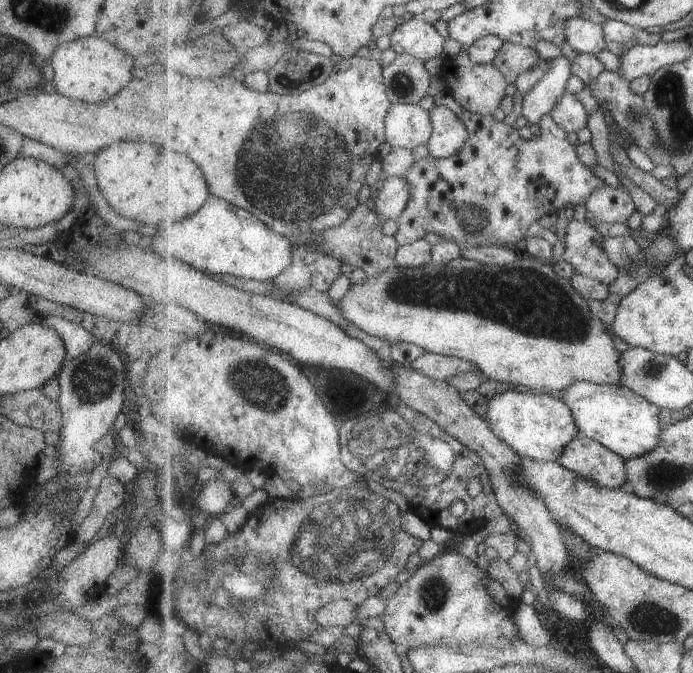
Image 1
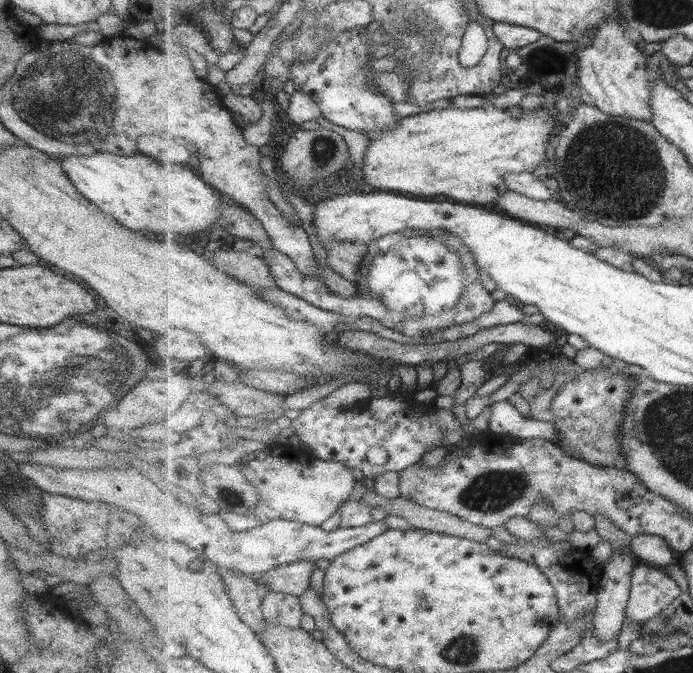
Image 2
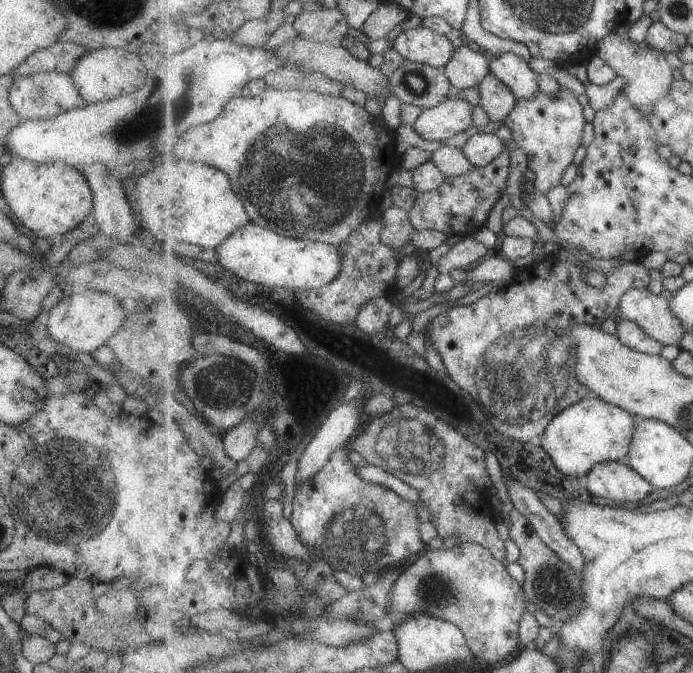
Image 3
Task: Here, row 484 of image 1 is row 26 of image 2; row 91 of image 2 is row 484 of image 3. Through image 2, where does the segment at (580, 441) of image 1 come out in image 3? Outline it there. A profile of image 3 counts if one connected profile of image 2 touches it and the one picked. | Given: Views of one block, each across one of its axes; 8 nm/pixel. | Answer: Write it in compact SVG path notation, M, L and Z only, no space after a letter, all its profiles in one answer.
M626 461L595 464L586 477L589 493L597 498L609 498L619 505L625 502L639 503L656 489Z

